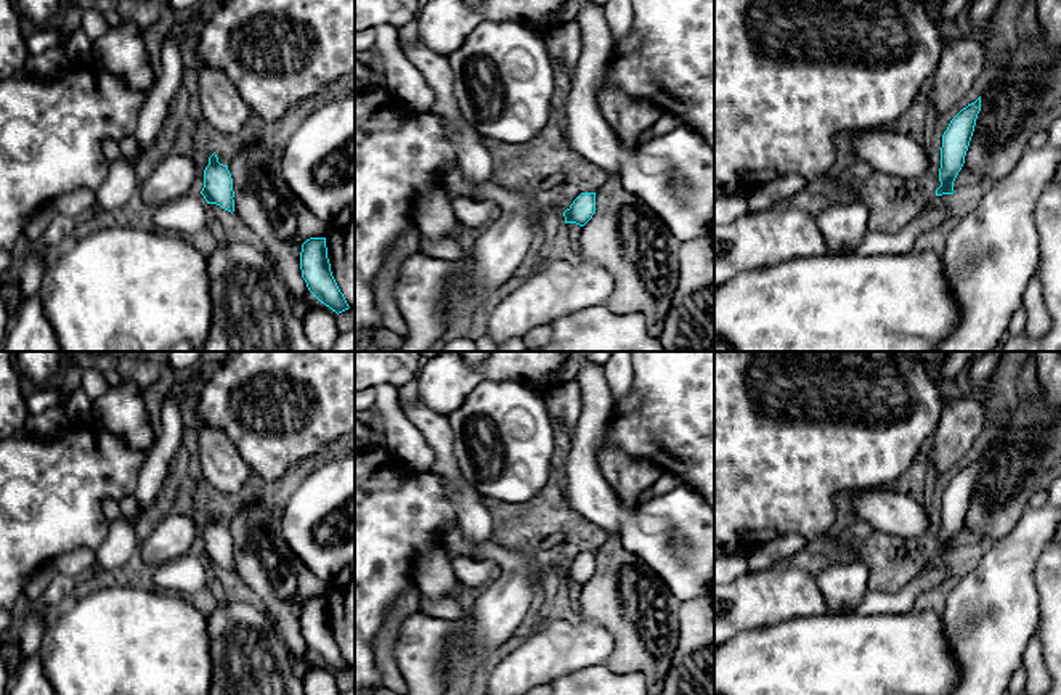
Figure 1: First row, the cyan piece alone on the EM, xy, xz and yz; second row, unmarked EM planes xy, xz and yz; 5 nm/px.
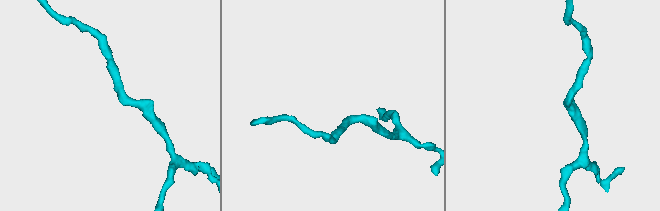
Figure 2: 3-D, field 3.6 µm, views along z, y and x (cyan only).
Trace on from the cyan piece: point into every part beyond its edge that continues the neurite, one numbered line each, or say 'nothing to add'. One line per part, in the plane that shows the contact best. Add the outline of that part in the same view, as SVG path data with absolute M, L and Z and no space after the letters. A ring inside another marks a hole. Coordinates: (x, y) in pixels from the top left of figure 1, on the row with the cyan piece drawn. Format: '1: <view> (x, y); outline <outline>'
nothing to add

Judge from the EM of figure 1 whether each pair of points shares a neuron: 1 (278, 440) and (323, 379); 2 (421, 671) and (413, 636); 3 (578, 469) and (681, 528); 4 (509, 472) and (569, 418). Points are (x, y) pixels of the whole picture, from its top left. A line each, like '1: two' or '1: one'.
1: one
2: one
3: one
4: two

